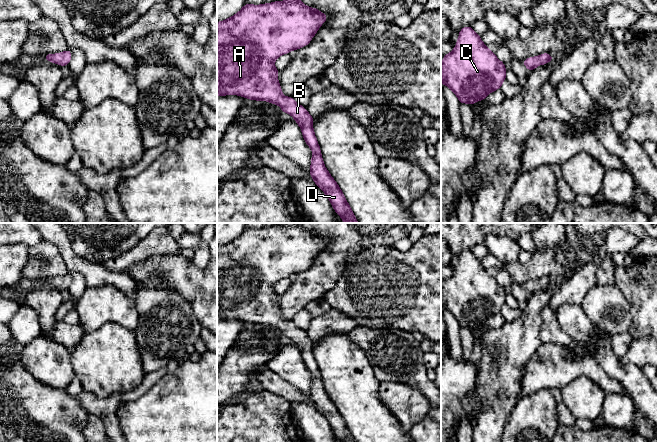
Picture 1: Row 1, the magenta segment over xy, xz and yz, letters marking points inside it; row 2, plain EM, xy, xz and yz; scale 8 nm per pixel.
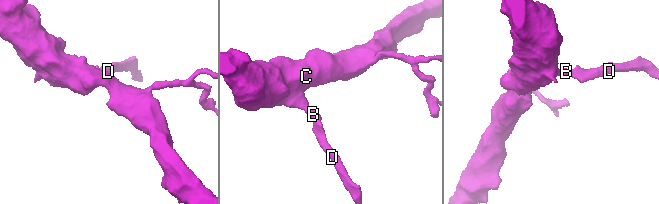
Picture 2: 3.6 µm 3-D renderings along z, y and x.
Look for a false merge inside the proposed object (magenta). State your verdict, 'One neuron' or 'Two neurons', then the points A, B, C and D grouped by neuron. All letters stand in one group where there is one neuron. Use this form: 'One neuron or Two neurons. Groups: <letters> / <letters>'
One neuron. Groups: A B C D

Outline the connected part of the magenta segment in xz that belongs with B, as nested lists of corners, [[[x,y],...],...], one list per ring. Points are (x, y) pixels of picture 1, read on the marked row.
[[[286,0],[262,5],[246,3],[237,14],[217,22],[217,96],[240,95],[255,101],[268,101],[279,105],[283,113],[292,115],[301,128],[306,144],[313,151],[309,174],[314,183],[327,195],[335,212],[344,223],[358,223],[344,194],[324,166],[313,131],[312,116],[292,97],[285,97],[282,94],[277,79],[279,71],[274,65],[280,55],[308,45],[326,19],[327,15],[317,8],[310,8],[300,0]]]

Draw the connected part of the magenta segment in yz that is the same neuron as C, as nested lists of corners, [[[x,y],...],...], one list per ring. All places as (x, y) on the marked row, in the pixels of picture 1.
[[[467,26],[460,30],[453,51],[443,57],[441,83],[455,93],[461,104],[473,105],[501,88],[506,71],[504,62]]]

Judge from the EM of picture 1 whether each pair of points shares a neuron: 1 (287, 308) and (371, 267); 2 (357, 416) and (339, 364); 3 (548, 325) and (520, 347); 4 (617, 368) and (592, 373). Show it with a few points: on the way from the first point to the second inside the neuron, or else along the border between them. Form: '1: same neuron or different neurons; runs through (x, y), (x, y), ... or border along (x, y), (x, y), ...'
1: different neurons; border along (346, 263), (337, 282), (320, 298)
2: same neuron; runs through (357, 403), (355, 391), (348, 377)
3: different neurons; border along (544, 308), (541, 312), (541, 342)
4: different neurons; border along (594, 356), (598, 364), (621, 385)

